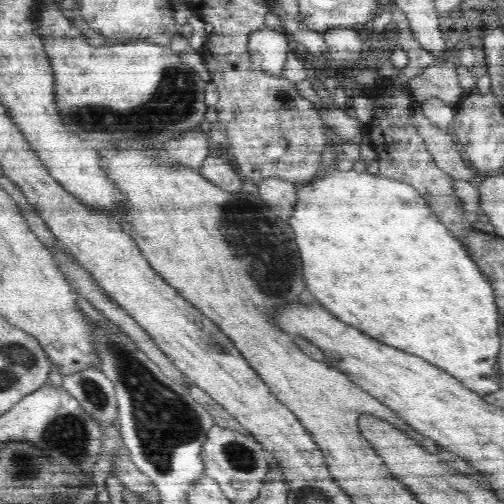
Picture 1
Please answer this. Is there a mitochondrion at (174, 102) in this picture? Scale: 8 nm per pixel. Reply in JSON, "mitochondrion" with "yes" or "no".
{"mitochondrion":"yes"}

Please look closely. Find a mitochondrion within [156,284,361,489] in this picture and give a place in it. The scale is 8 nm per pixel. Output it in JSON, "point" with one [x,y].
{"point":[240,457]}

